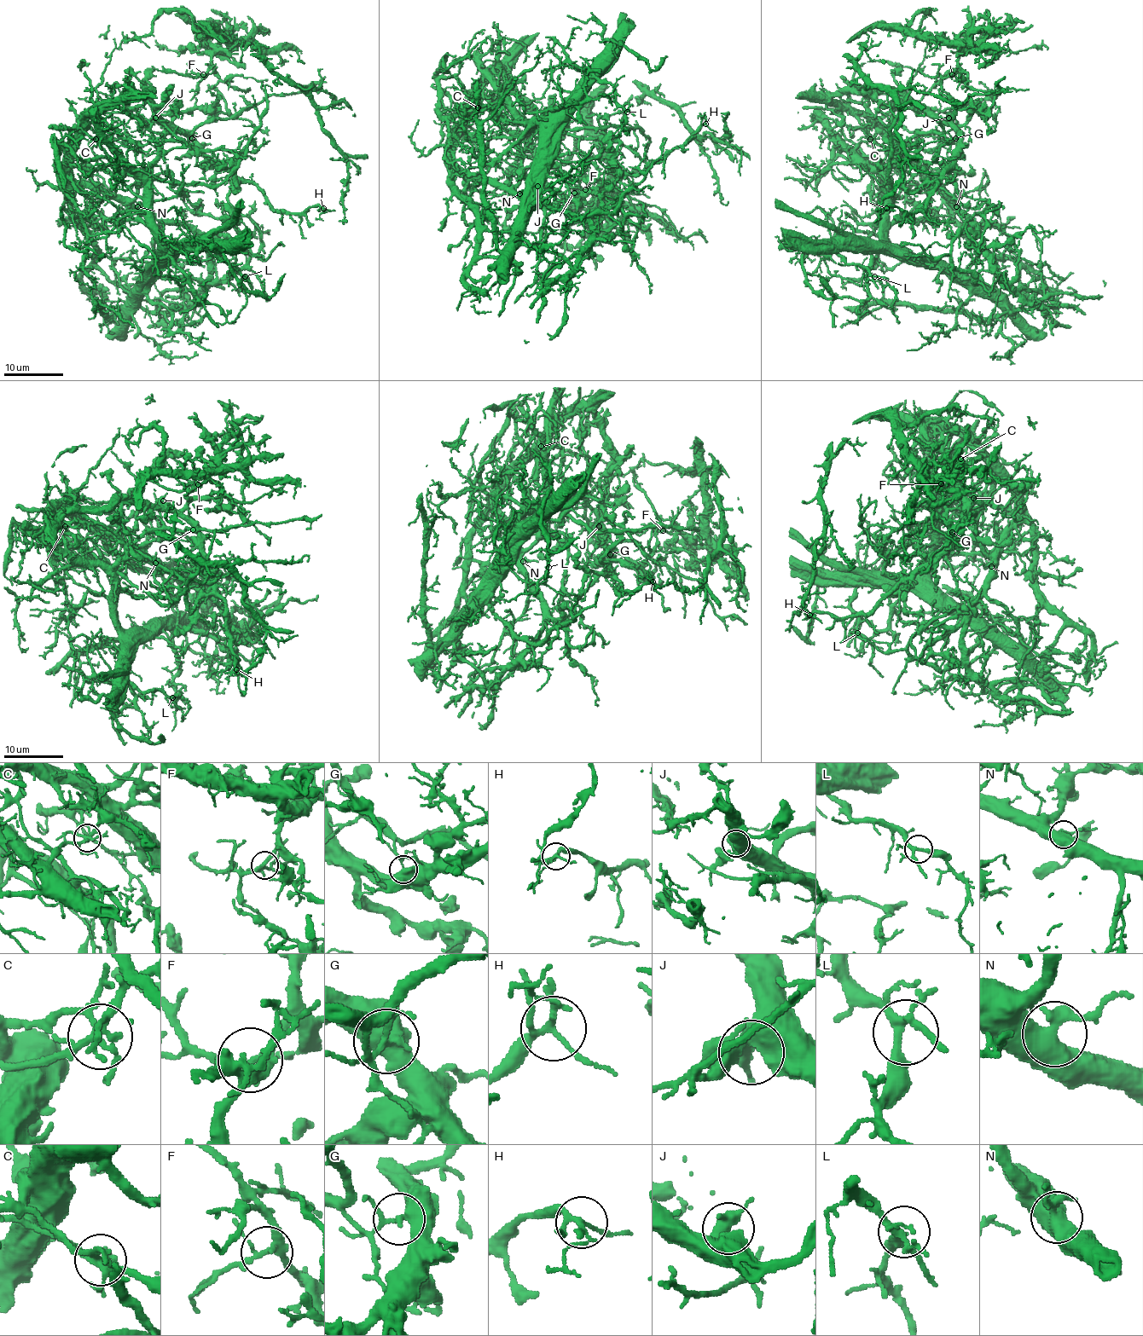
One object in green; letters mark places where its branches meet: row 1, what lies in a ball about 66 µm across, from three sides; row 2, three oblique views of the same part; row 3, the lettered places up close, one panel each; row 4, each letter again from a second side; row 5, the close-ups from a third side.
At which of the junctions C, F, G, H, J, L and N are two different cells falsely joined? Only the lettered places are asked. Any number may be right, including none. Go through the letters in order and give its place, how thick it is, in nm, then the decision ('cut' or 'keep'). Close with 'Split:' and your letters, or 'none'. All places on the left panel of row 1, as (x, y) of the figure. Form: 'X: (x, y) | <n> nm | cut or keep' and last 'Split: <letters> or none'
C: (95, 139) | 240 nm | cut
F: (203, 74) | 220 nm | keep
G: (192, 138) | 340 nm | cut
H: (323, 208) | 200 nm | keep
J: (155, 118) | 400 nm | keep
L: (245, 276) | 240 nm | keep
N: (137, 206) | 480 nm | keep
Split: C, G

